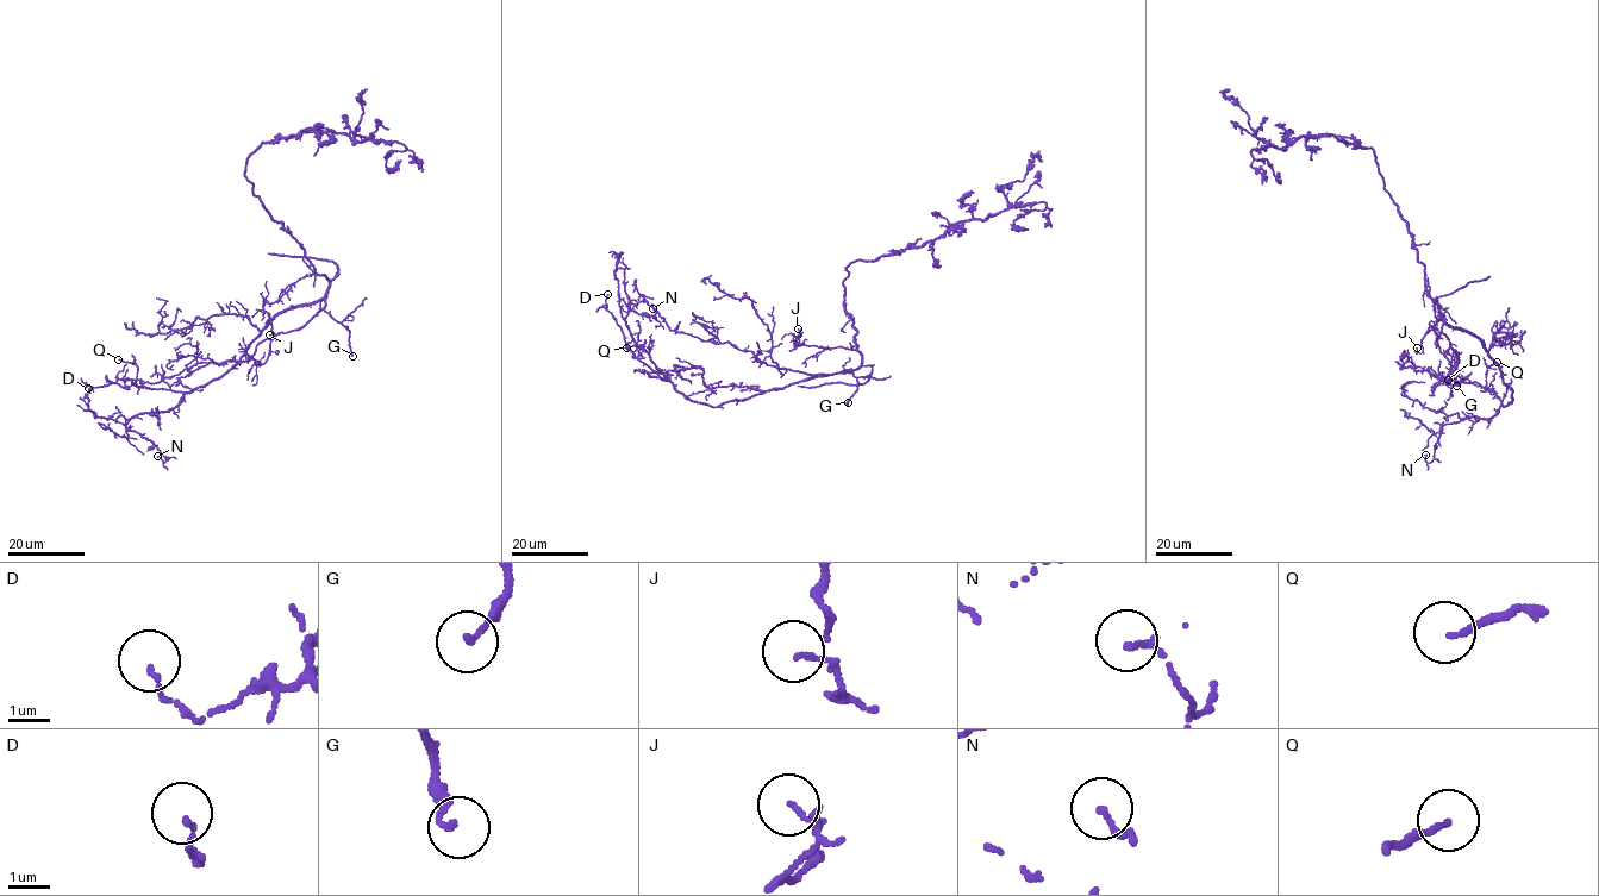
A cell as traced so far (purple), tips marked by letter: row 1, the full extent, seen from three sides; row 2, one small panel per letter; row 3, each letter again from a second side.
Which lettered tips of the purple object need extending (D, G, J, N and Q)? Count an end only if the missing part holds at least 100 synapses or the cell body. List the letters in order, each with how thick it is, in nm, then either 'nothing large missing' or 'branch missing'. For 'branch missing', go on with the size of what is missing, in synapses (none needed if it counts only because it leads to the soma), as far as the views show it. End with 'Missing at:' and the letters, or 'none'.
D: 100 nm | nothing large missing
G: 140 nm | nothing large missing
J: 100 nm | nothing large missing
N: 150 nm | nothing large missing
Q: 120 nm | nothing large missing
Missing at: none

